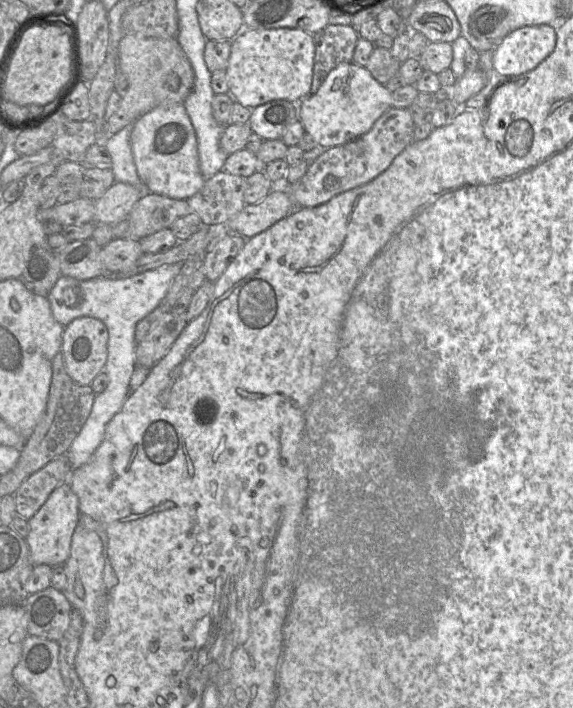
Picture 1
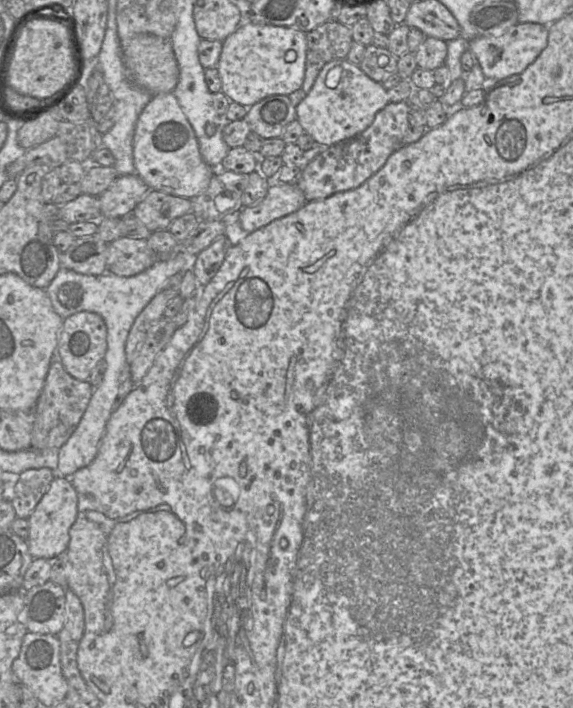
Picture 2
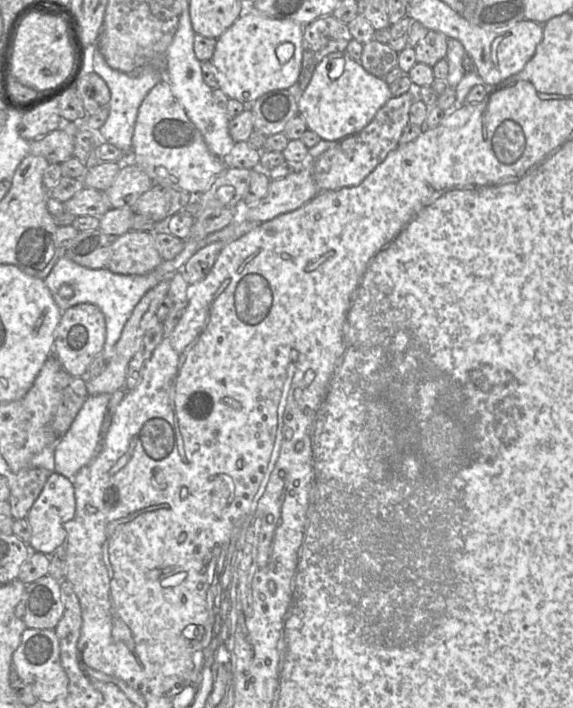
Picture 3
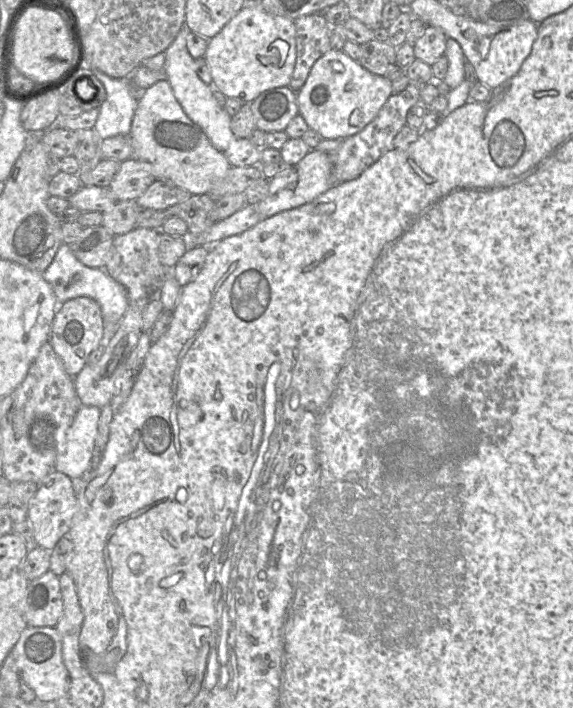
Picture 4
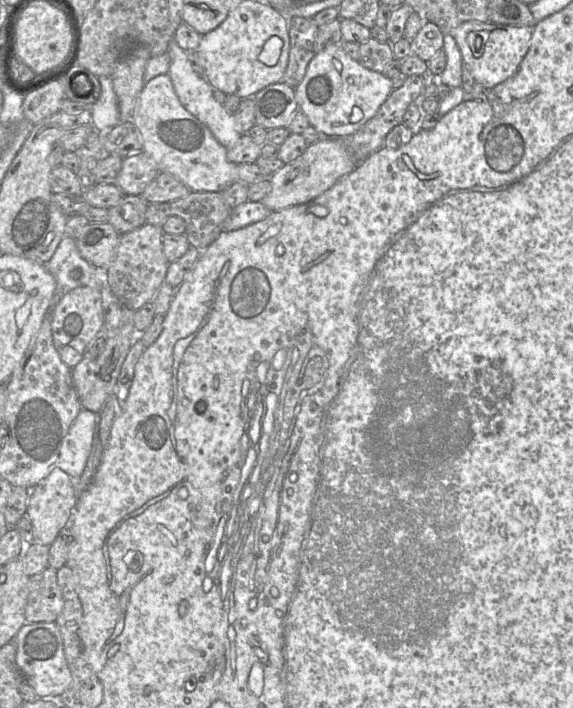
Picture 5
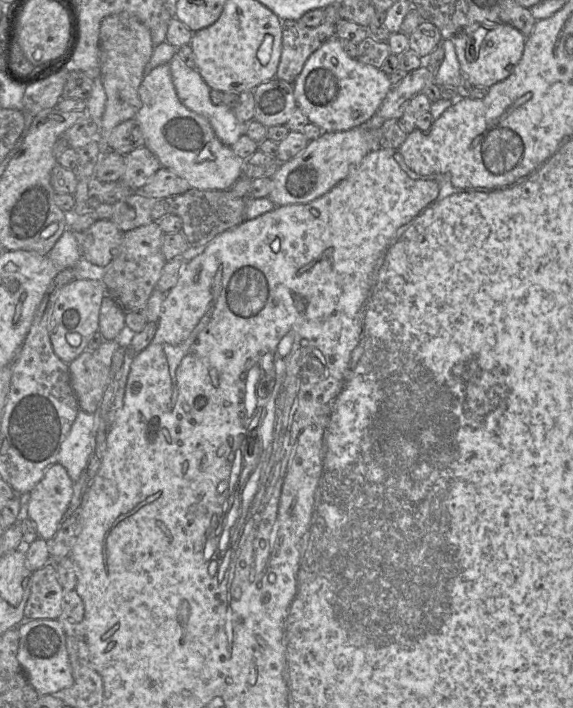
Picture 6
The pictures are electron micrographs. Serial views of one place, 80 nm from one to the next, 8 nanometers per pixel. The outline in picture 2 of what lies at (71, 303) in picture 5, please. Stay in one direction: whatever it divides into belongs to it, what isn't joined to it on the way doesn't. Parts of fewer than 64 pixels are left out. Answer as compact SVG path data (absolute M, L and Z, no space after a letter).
M80 311L63 319L56 357L74 378L88 381L91 371L104 359L107 351L107 327L103 318L94 312Z

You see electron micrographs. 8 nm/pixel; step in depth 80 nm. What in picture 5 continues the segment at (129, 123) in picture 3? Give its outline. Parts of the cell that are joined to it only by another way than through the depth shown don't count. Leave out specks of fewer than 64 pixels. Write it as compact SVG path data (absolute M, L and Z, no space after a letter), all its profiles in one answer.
M98 77L101 85L101 95L97 102L90 107L92 127L100 133L105 133L118 125L120 117L118 98L113 89L111 77Z

